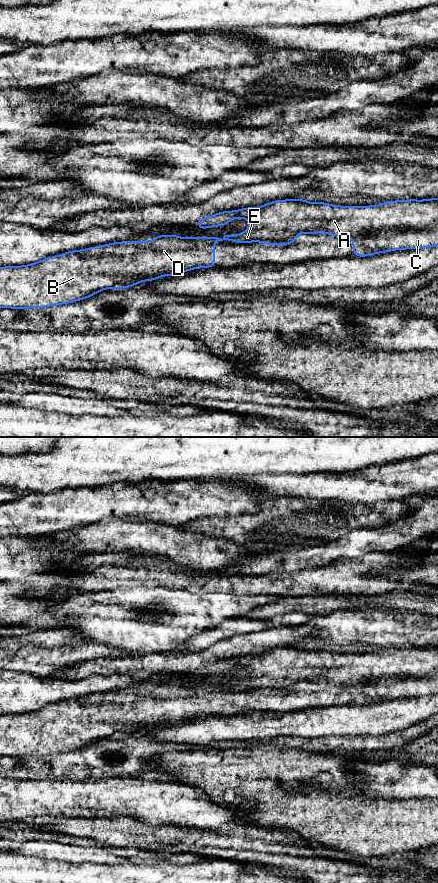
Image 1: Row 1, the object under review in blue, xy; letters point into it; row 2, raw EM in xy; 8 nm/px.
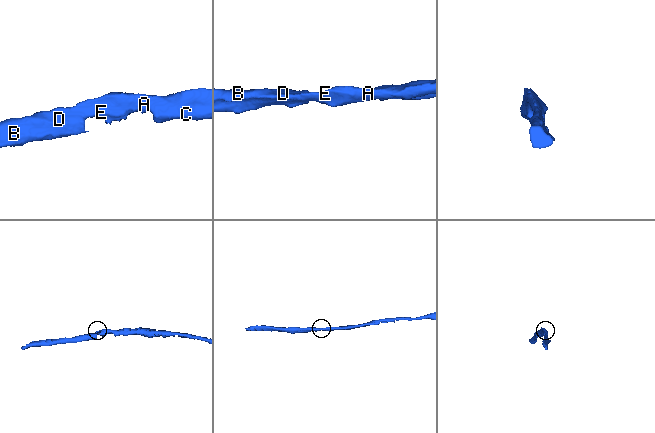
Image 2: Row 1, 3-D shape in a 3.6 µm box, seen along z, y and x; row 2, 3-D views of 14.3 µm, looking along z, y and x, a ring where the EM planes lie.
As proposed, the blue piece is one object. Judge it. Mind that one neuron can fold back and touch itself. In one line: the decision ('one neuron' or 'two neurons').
one neuron

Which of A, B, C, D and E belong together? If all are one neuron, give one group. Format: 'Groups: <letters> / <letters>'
Groups: A B C D E

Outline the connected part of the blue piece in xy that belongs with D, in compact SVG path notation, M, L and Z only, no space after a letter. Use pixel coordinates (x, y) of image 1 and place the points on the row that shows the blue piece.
M298 198L274 200L258 207L218 212L200 219L196 227L198 229L224 227L236 218L246 219L249 222L249 228L236 235L224 235L222 238L215 236L184 238L179 235L162 234L153 237L150 241L113 242L88 249L71 250L28 265L0 267L0 308L30 309L70 304L85 300L106 289L129 288L138 283L158 280L165 276L175 276L193 269L214 268L215 244L217 241L223 240L234 243L260 242L282 246L295 244L295 239L302 233L315 235L321 232L336 237L348 235L353 243L352 253L357 257L367 257L396 250L438 247L438 198L390 200L379 205L368 206L341 206L326 202L308 202L306 199Z

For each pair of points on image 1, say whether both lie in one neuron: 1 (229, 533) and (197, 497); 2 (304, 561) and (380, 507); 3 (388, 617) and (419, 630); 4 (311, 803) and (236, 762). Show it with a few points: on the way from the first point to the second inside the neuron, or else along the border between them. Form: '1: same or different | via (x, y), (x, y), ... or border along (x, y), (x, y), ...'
1: different | border along (225, 516), (202, 516), (191, 521)
2: different | border along (354, 528), (338, 538), (322, 543)
3: same | via (396, 624), (411, 625)
4: same | via (292, 803), (287, 803), (265, 781), (255, 779)

